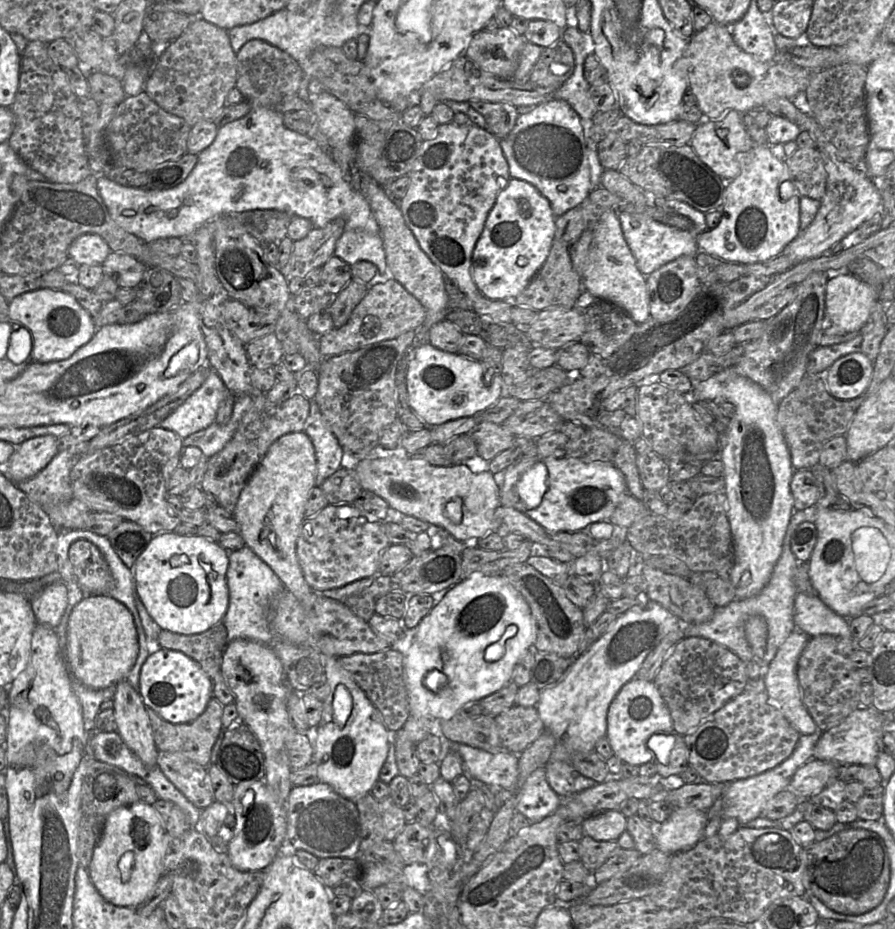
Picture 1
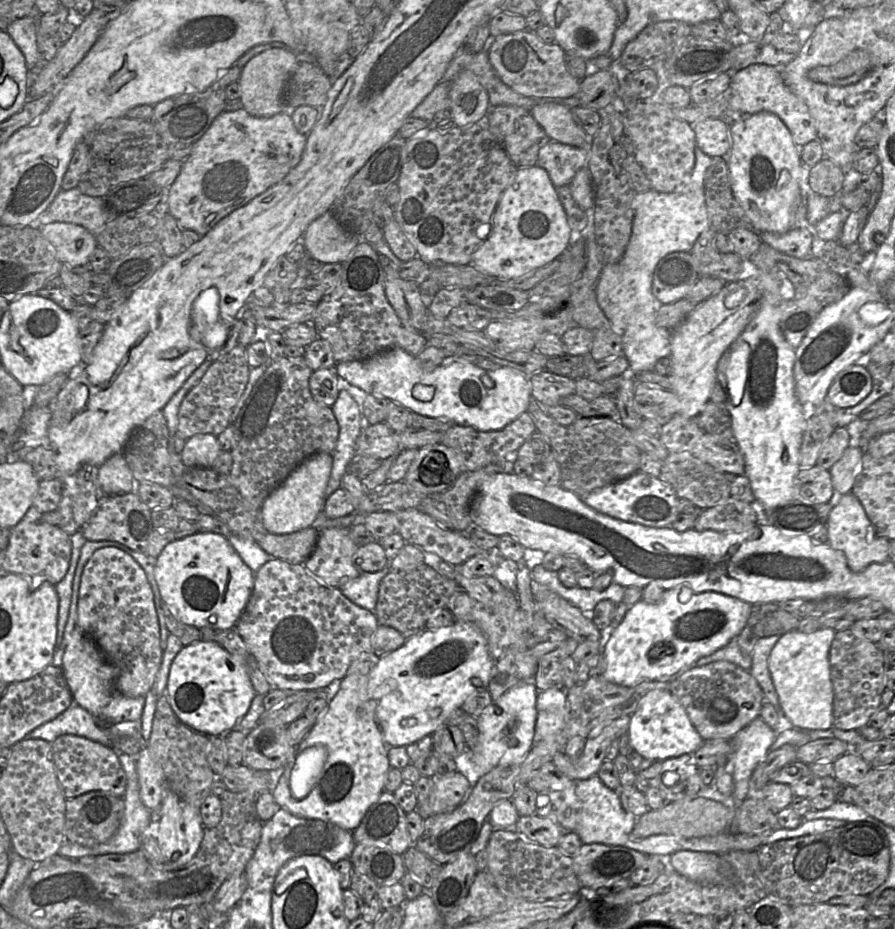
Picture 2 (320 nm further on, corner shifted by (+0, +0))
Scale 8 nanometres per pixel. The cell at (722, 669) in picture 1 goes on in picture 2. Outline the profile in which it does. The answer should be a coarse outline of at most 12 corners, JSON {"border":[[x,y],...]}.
{"border":[[729,661],[669,680],[704,741],[760,717],[763,690]]}

